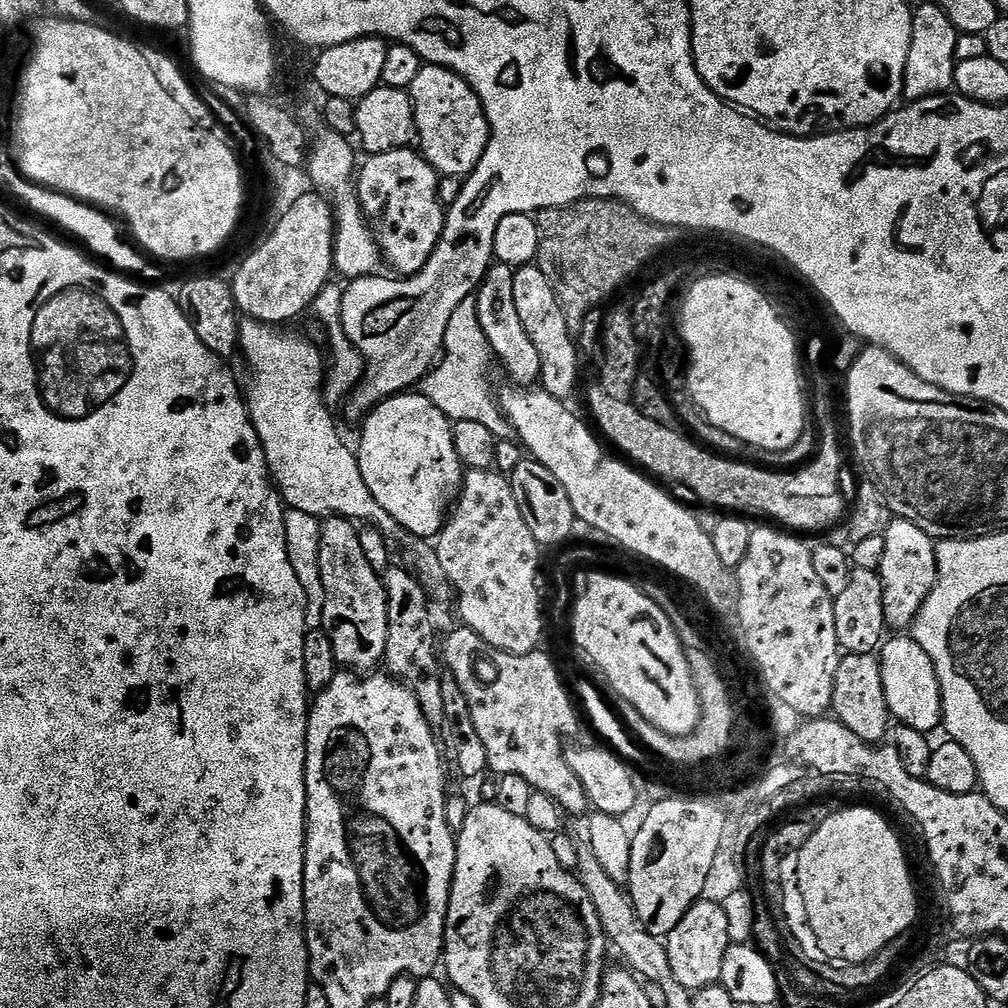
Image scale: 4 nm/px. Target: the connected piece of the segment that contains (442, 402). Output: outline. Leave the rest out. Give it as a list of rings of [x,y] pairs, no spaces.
[[[475,295],[466,298],[466,302],[458,305],[458,310],[450,314],[450,326],[446,326],[446,338],[436,361],[436,367],[420,381],[419,391],[447,416],[449,421],[478,422],[490,429],[490,434],[501,437],[503,428],[509,427],[508,417],[504,415],[501,401],[492,393],[492,364],[494,357],[492,347],[482,334],[482,326],[478,322],[478,306]]]

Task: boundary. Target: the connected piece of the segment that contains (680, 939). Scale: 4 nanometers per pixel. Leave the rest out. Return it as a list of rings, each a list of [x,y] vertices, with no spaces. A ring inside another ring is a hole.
[[[708,899],[697,900],[682,918],[682,922],[678,922],[678,926],[674,926],[674,930],[666,938],[670,970],[674,970],[674,978],[678,978],[678,982],[682,982],[682,986],[689,990],[720,984],[722,962],[730,943],[723,903],[716,901],[715,904]]]

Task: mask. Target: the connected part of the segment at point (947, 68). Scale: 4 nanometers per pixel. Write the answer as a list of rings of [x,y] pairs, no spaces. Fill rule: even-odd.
[[[923,2],[914,8],[910,54],[906,54],[903,95],[905,101],[924,100],[927,96],[943,96],[953,91],[954,70],[958,63],[956,39],[958,33],[954,22],[946,18],[939,3]]]

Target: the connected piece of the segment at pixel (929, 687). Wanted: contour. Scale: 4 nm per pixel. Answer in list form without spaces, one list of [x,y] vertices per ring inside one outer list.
[[[908,634],[885,639],[878,652],[882,670],[882,690],[886,690],[886,706],[891,719],[925,734],[941,727],[944,703],[940,693],[941,673],[933,656],[926,654],[917,640]]]

